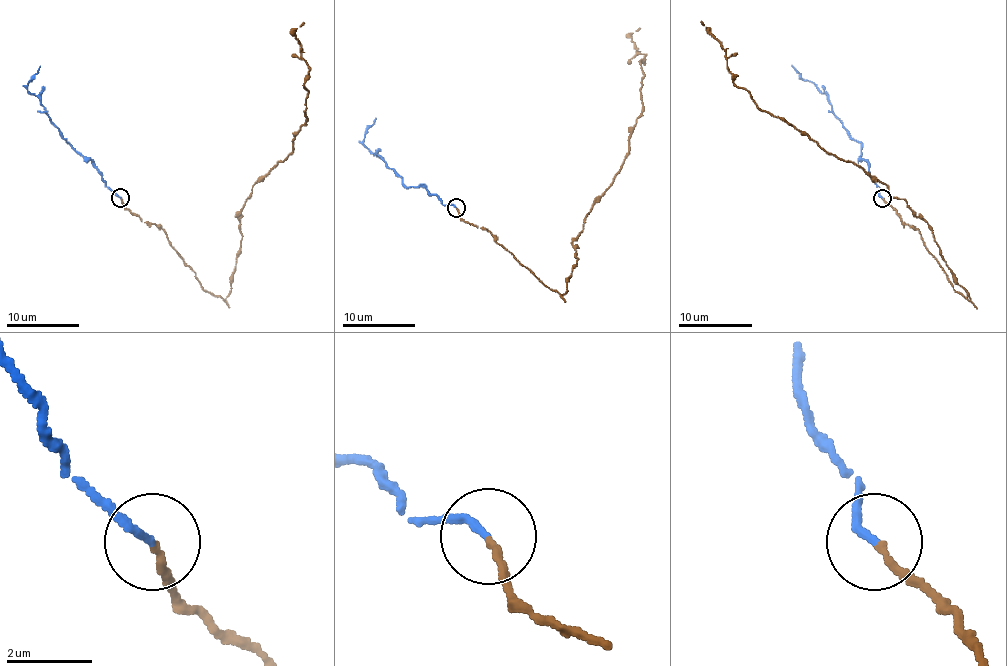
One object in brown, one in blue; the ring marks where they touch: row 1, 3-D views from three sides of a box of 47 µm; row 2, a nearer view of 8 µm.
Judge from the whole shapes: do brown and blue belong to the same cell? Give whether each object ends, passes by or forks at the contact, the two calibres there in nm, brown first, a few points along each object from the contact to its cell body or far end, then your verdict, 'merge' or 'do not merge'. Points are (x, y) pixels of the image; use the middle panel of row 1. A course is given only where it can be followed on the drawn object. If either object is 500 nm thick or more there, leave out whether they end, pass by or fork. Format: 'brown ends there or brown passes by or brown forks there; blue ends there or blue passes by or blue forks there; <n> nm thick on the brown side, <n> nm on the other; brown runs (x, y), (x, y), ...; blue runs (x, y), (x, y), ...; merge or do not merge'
brown ends there; blue ends there; 150 nm thick on the brown side, 180 nm on the other; brown runs (457, 208), (563, 294), (576, 266), (572, 243), (629, 151), (641, 111), (645, 56), (631, 36), (640, 29); blue runs (457, 208), (420, 186), (406, 186), (398, 175), (364, 144), (365, 131), (376, 118); merge

